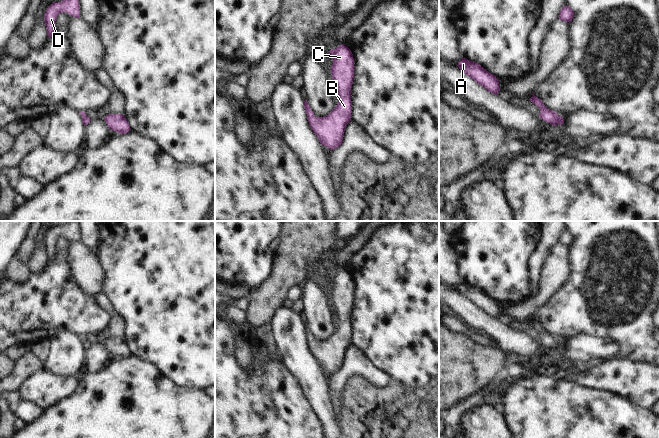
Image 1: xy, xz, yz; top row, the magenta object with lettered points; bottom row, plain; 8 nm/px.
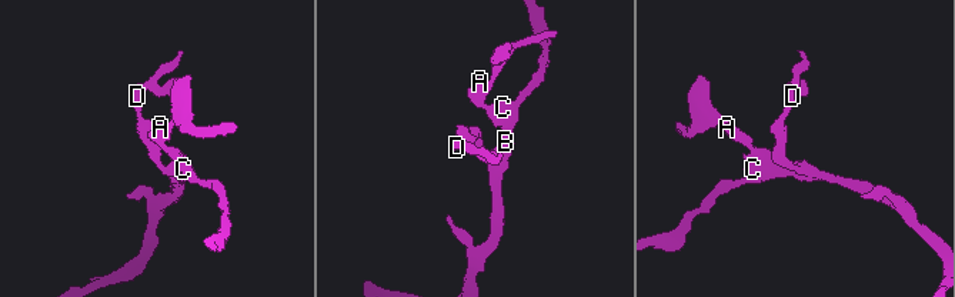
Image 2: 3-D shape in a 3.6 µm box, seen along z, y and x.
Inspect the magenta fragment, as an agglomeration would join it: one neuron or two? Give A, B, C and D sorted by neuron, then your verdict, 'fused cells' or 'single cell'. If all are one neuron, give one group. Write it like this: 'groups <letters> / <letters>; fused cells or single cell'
groups A B C D; single cell

